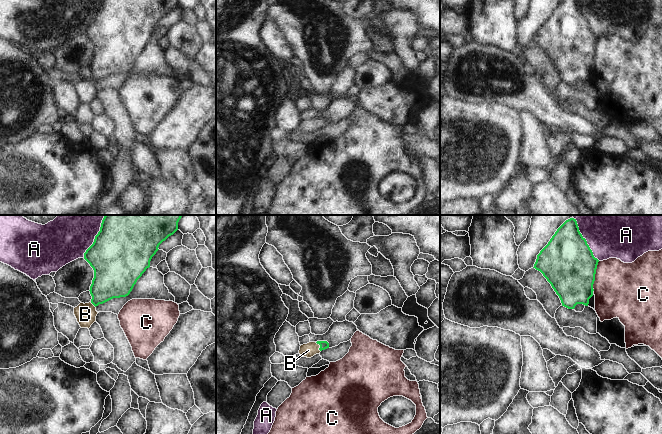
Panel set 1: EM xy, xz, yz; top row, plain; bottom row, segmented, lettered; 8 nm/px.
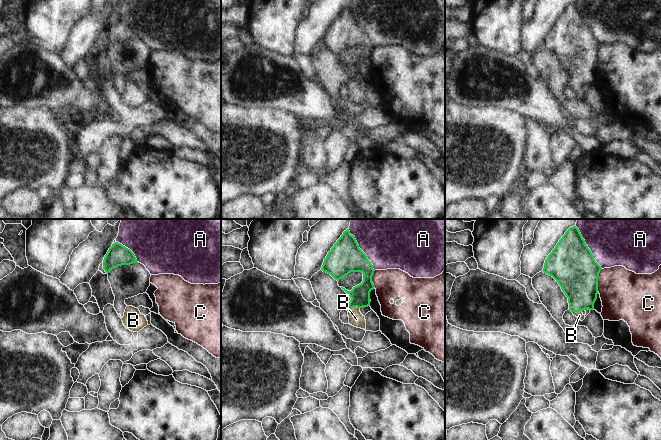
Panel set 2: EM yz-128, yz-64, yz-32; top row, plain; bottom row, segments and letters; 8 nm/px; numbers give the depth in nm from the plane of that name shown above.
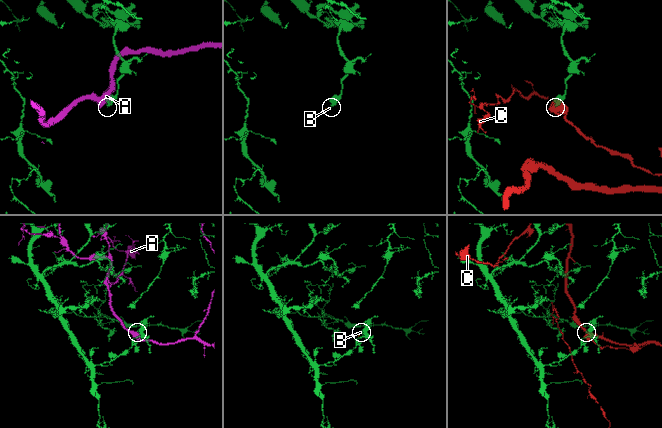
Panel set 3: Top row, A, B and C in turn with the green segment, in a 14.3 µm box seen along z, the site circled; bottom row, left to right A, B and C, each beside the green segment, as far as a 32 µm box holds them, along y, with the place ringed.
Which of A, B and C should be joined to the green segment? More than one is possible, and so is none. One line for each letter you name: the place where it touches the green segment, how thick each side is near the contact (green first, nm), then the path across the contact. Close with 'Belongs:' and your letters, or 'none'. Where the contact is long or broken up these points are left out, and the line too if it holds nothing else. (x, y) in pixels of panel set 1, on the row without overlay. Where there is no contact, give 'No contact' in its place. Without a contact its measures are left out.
B: Touches green at xz (320, 122). Thickness 70 nm (green) against 120 nm. Path across: xz (324, 121), (320, 122), (308, 126)
Belongs: B.

